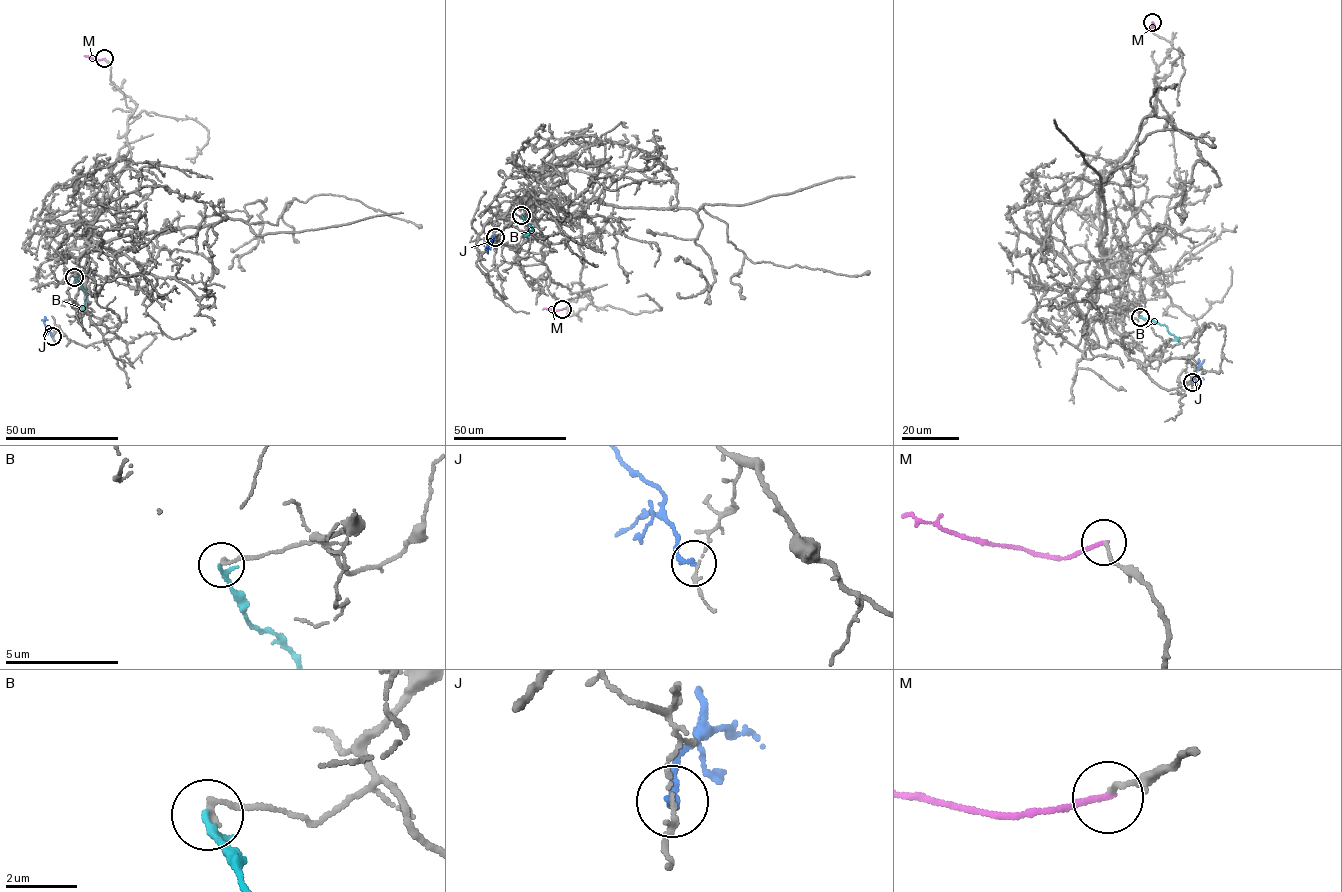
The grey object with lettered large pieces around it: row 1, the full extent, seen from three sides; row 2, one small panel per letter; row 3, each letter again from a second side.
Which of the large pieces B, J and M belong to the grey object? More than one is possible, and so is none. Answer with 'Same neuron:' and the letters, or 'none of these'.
Same neuron: none of these

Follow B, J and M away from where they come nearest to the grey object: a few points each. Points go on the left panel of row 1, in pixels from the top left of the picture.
B: (74, 278), (87, 295), (80, 310)
J: (53, 336), (44, 322), (45, 318), (47, 320)
M: (104, 58), (84, 56)

